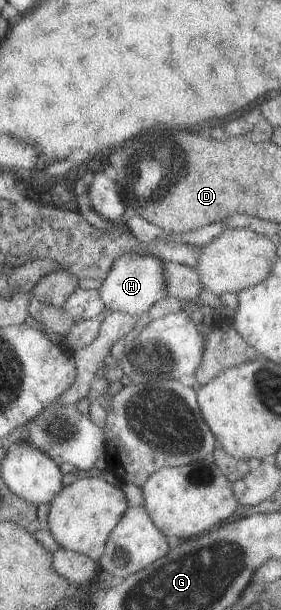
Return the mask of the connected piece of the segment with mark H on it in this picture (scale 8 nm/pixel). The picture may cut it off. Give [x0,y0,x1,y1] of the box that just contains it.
[98,253,167,317]

